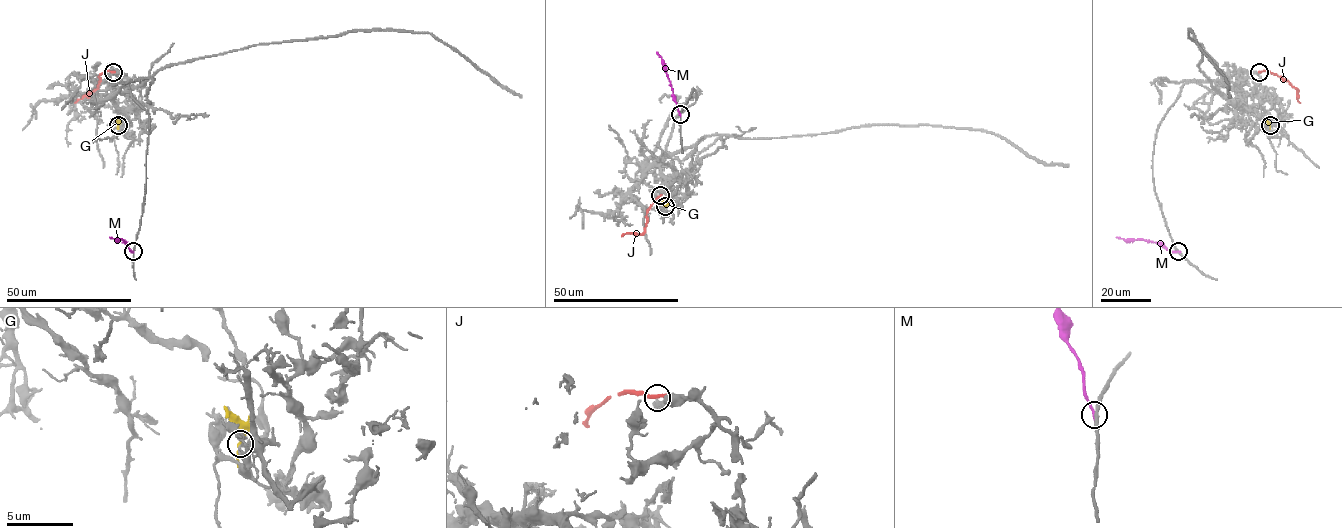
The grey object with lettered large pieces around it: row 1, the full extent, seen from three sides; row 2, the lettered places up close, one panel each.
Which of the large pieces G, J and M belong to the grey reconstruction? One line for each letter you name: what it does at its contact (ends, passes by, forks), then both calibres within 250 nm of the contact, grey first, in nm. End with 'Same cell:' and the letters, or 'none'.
Same cell: none

